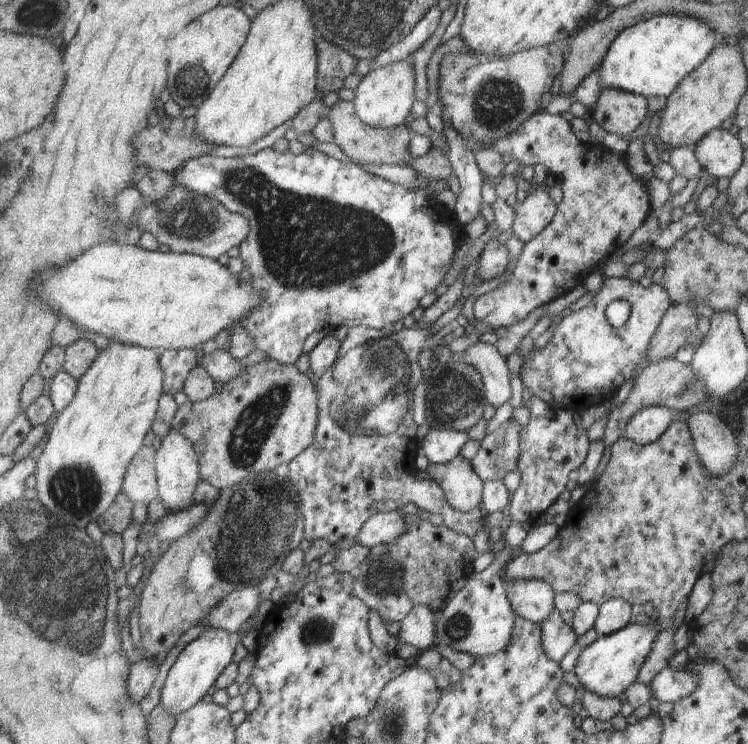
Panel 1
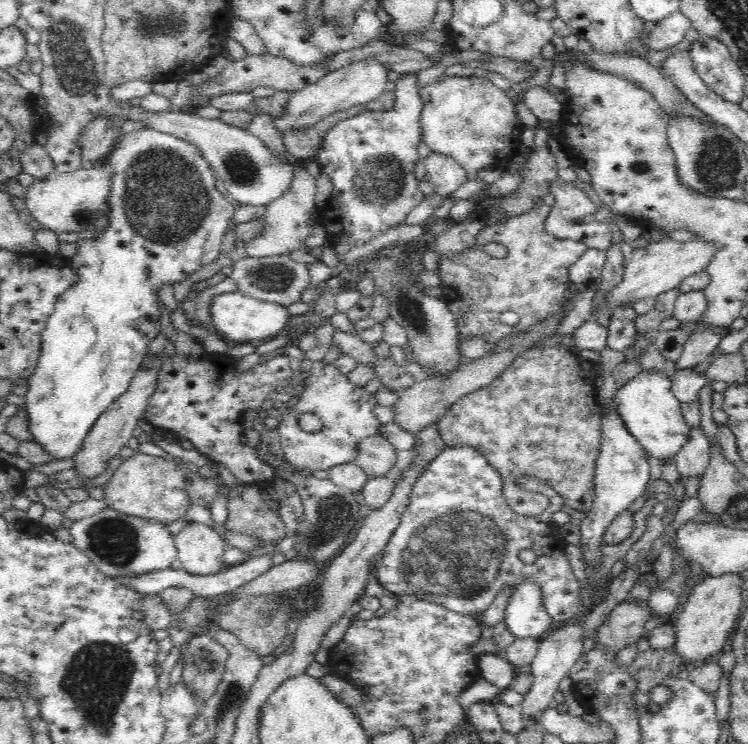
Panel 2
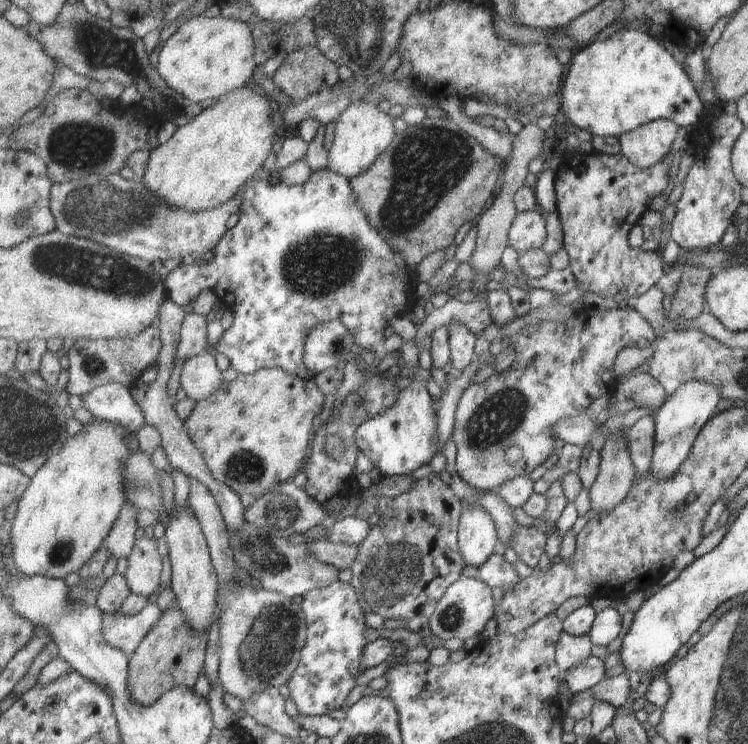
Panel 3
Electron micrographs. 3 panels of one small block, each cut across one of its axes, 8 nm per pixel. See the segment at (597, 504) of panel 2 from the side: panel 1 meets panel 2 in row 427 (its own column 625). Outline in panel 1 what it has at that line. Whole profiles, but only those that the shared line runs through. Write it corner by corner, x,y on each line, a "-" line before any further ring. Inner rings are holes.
608,599
598,606
598,618
594,621
594,630
599,636
606,636
619,631
632,622
630,605
620,599

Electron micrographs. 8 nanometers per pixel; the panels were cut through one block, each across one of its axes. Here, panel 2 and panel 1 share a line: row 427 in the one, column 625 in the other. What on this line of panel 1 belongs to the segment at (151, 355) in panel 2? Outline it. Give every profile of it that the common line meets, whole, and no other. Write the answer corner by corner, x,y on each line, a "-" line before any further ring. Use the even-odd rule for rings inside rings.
601,89
588,120
594,120
606,133
629,136
648,113
646,99
621,90

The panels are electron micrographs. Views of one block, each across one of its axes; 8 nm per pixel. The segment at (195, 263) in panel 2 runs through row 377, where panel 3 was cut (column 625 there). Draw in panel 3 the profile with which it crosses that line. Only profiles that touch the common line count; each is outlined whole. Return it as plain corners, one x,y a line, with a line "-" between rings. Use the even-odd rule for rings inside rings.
620,29
604,40
595,40
582,47
571,58
567,80
560,90
558,122
568,122
591,136
618,138
651,120
667,119
678,128
694,125
703,106
689,81
684,66
674,60
656,37
643,31

